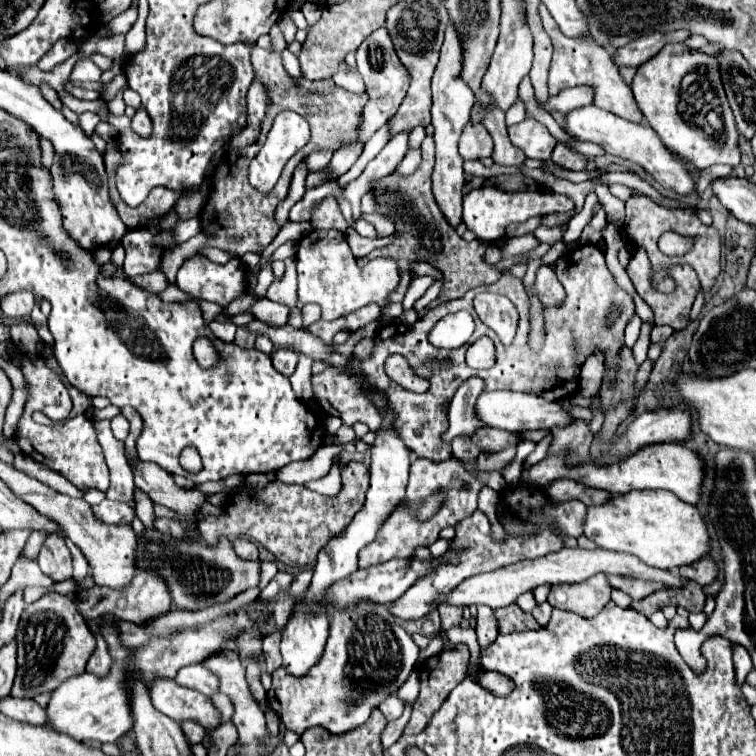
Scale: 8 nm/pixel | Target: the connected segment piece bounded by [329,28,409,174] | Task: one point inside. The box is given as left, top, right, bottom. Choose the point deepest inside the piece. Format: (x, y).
(386, 80)

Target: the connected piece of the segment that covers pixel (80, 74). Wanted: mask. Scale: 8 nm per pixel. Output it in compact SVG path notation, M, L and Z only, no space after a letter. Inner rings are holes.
M77 64L73 68L73 74L71 74L71 80L99 80L101 78L101 70L95 66L95 64Z

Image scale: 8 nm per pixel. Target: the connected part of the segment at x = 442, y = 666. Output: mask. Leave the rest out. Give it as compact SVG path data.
M457 648L451 652L441 652L423 662L421 668L421 692L413 704L411 720L405 727L405 734L418 734L431 720L431 716L441 708L449 692L465 678L469 656L467 648Z

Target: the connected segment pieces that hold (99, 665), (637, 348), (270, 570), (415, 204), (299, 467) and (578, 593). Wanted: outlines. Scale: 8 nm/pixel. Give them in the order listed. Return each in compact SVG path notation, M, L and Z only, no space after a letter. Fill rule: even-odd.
M89 622L89 626L93 628L93 634L97 636L97 648L95 648L93 656L91 656L89 662L87 662L87 672L95 674L95 676L105 676L105 674L109 672L113 660L111 660L111 656L109 656L109 652L107 652L107 644L105 644L105 640L99 636L99 628L97 628L97 624L95 624L95 622Z
M649 322L649 324L645 324L645 328L641 328L641 334L639 334L639 338L637 338L635 346L633 346L633 354L635 354L637 364L643 364L647 360L647 350L649 350L649 344L651 344L651 340L649 340L651 326L653 324Z
M263 562L263 568L261 568L261 584L259 584L259 588L263 590L269 582L271 582L271 578L277 574L277 566L275 566L275 562Z
M427 140L423 144L423 162L417 168L415 174L411 174L409 178L401 178L397 172L381 178L375 188L379 190L379 212L391 216L397 224L397 232L401 232L399 240L395 240L391 246L383 248L383 256L391 256L398 262L399 280L398 286L389 294L385 305L386 308L391 303L401 302L407 286L411 282L411 274L409 274L409 264L413 260L425 260L429 264L433 264L435 268L439 268L445 274L445 286L441 290L441 298L435 300L431 306L437 306L441 300L455 300L461 298L465 292L469 292L475 286L485 286L485 284L493 284L501 272L497 272L493 266L487 266L487 262L483 260L485 248L487 244L481 240L471 240L465 242L453 228L451 224L445 220L445 216L441 214L439 206L435 204L435 200L431 198L431 166L433 166L433 142ZM389 190L389 198L381 198L385 192Z
M323 446L311 458L283 466L277 472L277 478L287 482L287 484L307 484L311 480L319 480L329 472L335 452L339 452L339 448Z
M595 574L589 580L575 584L555 584L547 602L553 608L577 612L579 616L593 618L611 600L611 586L605 574Z

